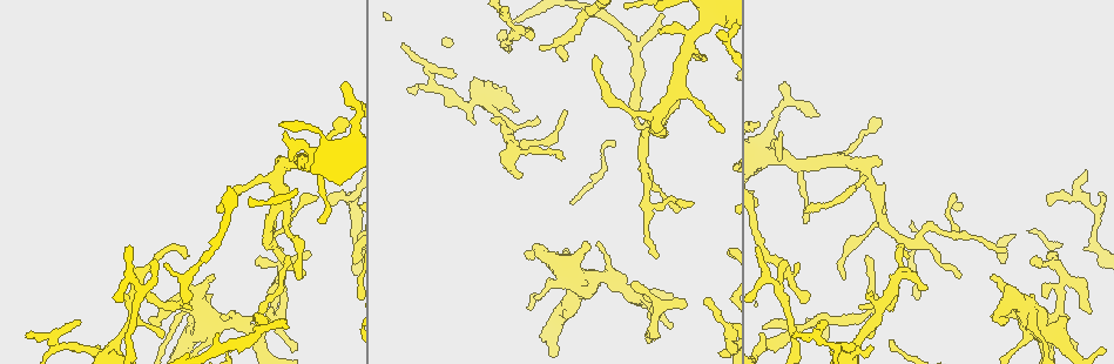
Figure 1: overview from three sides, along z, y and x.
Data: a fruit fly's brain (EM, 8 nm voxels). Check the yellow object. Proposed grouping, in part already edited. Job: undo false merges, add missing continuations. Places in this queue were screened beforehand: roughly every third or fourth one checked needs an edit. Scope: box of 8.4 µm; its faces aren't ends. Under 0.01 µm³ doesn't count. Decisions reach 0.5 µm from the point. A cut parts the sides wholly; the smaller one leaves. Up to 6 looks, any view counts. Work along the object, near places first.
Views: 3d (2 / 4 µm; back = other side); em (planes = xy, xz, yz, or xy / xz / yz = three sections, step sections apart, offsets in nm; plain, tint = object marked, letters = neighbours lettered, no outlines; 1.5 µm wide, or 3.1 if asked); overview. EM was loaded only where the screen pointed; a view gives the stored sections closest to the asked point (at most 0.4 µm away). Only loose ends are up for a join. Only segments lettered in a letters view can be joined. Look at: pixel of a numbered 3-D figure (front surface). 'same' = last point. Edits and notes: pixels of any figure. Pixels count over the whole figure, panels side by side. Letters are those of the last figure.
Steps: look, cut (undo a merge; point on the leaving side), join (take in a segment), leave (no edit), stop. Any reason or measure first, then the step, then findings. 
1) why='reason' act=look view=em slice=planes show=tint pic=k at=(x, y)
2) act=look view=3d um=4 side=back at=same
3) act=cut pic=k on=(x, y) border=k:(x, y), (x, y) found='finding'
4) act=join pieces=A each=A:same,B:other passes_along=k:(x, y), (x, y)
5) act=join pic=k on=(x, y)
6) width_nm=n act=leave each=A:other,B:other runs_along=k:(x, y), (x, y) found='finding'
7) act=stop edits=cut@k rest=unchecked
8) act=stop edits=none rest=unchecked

why='free end' act=look view=em slice=planes show=letters pic=1 at=(868, 294)

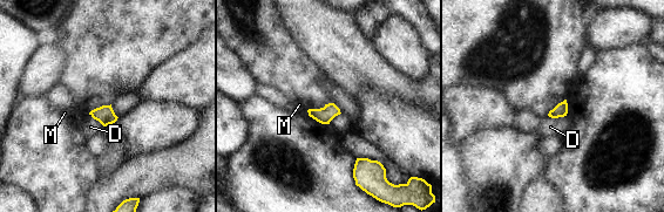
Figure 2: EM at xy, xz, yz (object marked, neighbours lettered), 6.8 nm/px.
act=leave each=D:other,M:other border=2:(548, 115), (551, 117), (566, 116) found='no lettered segment goes on from it'

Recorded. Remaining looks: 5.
why='sharp bend' act=look view=3d um=2 side=back pic=1 at=(516, 31)

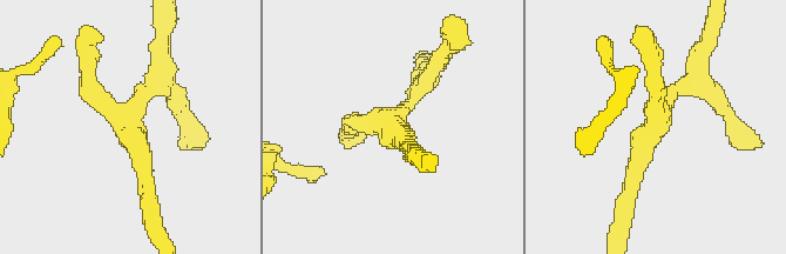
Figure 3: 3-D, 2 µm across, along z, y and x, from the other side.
act=look view=em slice=planes show=plain pic=3 at=(389, 118)

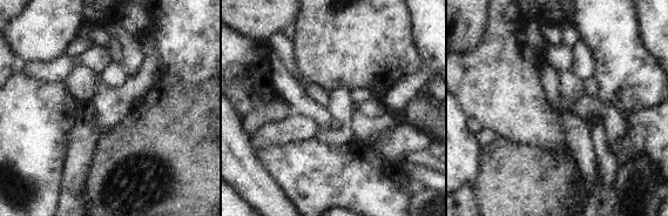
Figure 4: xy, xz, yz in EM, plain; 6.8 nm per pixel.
why='see the neighbours' act=look view=em slice=planes show=letters at=same

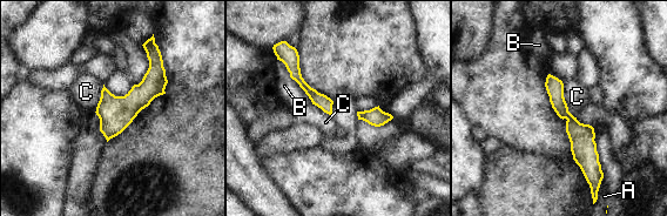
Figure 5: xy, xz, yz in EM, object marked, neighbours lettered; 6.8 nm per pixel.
act=leave each=A:other,B:other,C:other border=5:(561, 81), (567, 109), (575, 117) found='continuous, no second cell'

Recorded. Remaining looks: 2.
why='abrupt turn' act=look view=em slice=planes show=letters pic=1 at=(432, 72)

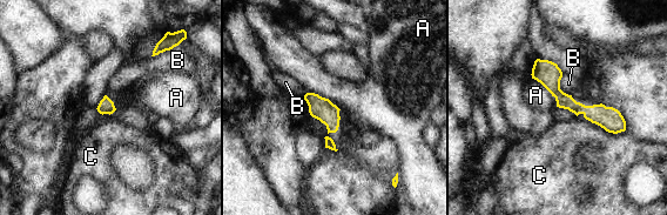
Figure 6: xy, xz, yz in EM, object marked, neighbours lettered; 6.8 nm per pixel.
act=leave each=A:other,B:other,C:other runs_along=6:(537, 64), (567, 102), (620, 127) found='continuous, no second cell'

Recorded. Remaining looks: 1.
act=stop edits=none rest=unchecked

